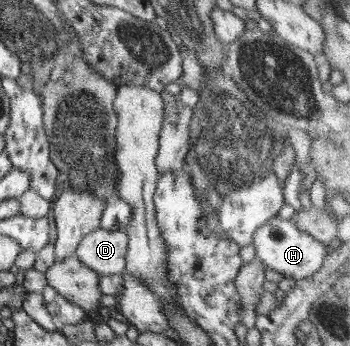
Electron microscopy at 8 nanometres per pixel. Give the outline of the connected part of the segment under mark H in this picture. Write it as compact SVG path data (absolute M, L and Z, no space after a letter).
M279 216L269 219L265 225L261 225L259 229L255 230L252 244L255 248L256 257L267 268L274 269L284 277L295 280L318 276L330 250L307 232L297 229L294 220L283 220Z

